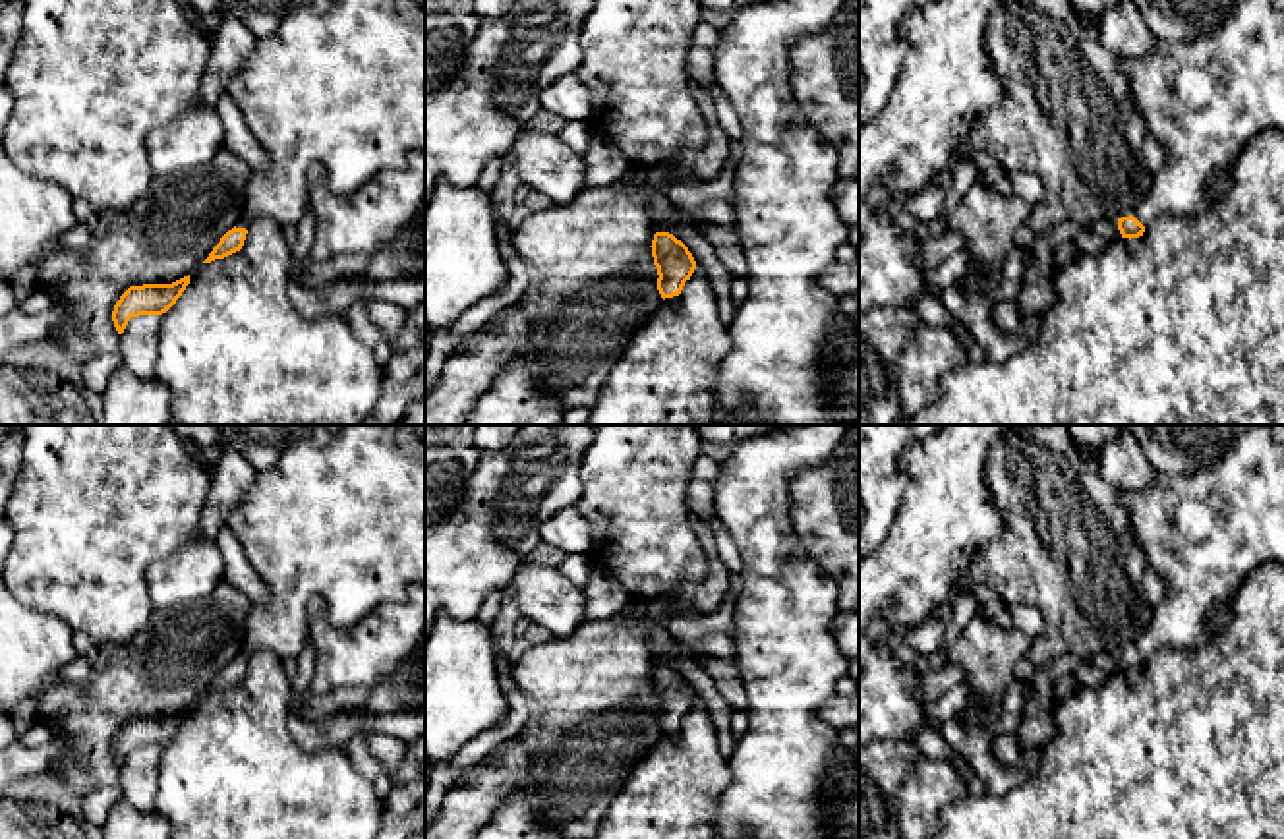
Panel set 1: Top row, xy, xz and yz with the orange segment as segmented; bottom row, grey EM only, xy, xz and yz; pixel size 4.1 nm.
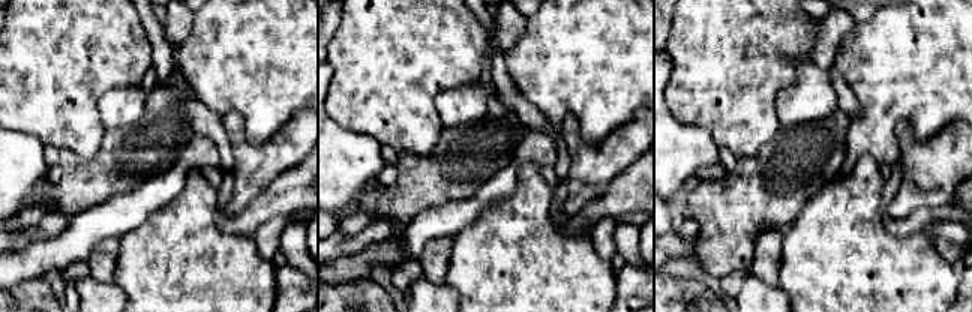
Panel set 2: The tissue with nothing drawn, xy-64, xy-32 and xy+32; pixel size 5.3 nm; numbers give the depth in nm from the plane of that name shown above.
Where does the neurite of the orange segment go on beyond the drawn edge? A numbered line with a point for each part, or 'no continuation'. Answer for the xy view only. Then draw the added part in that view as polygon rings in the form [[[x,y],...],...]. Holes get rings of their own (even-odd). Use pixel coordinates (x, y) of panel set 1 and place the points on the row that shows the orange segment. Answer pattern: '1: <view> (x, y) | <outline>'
1: xy (339, 82) | [[[311,0],[309,4],[288,12],[271,35],[257,41],[255,52],[228,83],[226,91],[244,114],[251,133],[271,157],[271,166],[267,170],[253,170],[249,176],[236,228],[248,230],[259,217],[275,218],[280,228],[296,226],[309,211],[307,168],[313,162],[319,162],[325,168],[327,188],[333,193],[350,195],[375,174],[387,168],[404,166],[412,153],[425,153],[425,10],[414,0]]]

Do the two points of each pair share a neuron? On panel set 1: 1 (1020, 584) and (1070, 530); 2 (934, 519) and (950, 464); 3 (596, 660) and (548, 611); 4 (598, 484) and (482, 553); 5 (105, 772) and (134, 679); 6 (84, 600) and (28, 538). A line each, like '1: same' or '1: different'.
1: same
2: same
3: different
4: different
5: same
6: same

